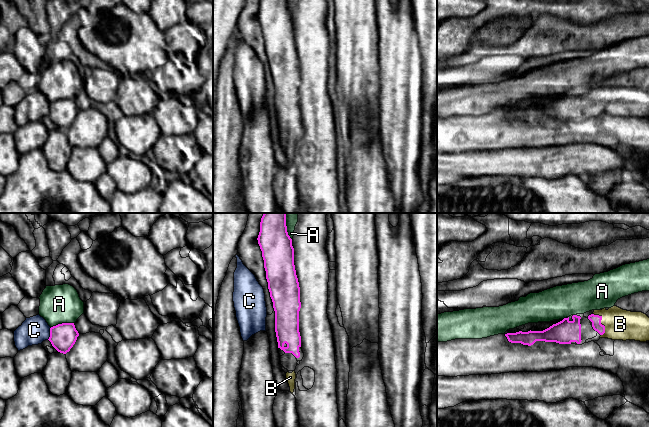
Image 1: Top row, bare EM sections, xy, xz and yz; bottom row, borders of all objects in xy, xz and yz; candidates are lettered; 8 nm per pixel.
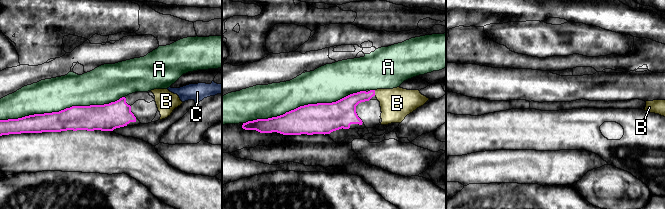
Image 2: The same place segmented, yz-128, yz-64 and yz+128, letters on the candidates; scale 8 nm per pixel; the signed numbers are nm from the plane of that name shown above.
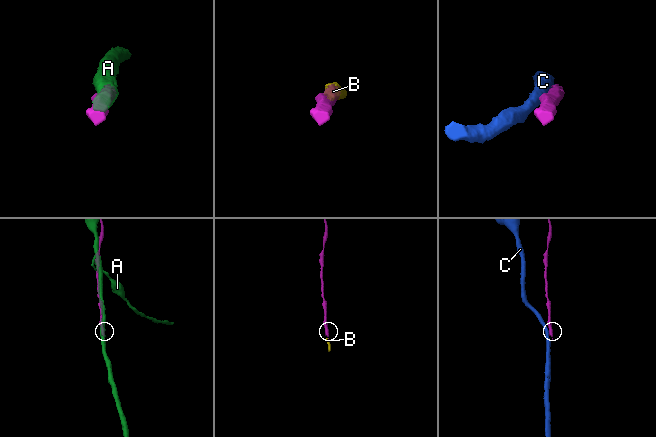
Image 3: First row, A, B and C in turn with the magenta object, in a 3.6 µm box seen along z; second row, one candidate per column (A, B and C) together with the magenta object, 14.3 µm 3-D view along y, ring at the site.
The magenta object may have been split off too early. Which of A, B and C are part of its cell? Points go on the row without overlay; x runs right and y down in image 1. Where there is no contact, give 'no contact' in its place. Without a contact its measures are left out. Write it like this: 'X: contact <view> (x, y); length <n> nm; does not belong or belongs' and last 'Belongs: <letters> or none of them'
A: contact xy (62, 99); length 190 nm; does not belong
B: contact yz (600, 98); length 200 nm; belongs
C: contact xy (50, 109); length 110 nm; does not belong
Belongs: B

